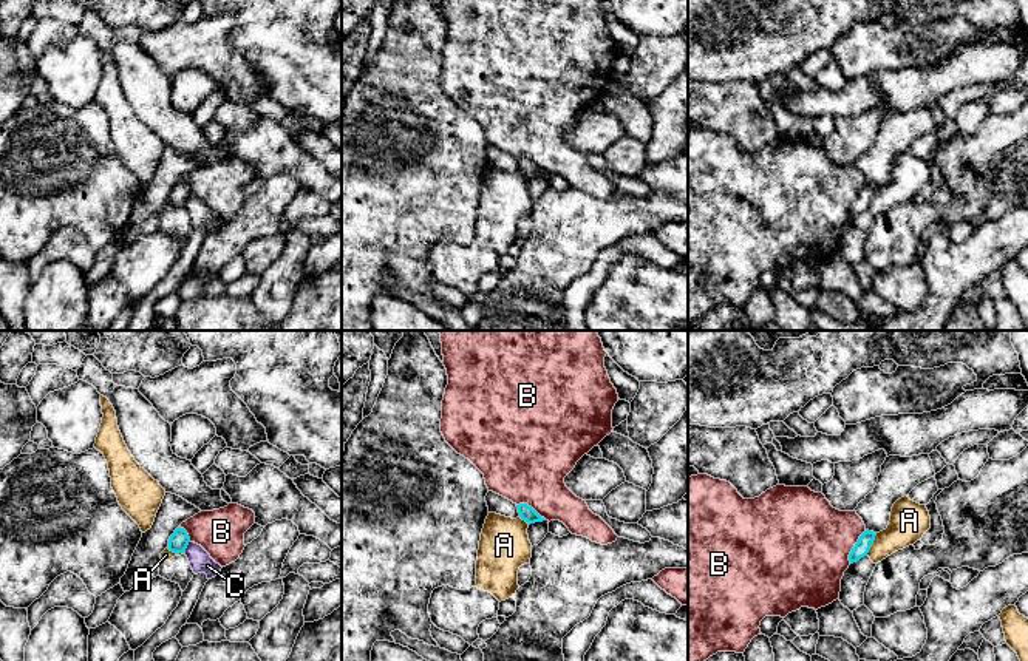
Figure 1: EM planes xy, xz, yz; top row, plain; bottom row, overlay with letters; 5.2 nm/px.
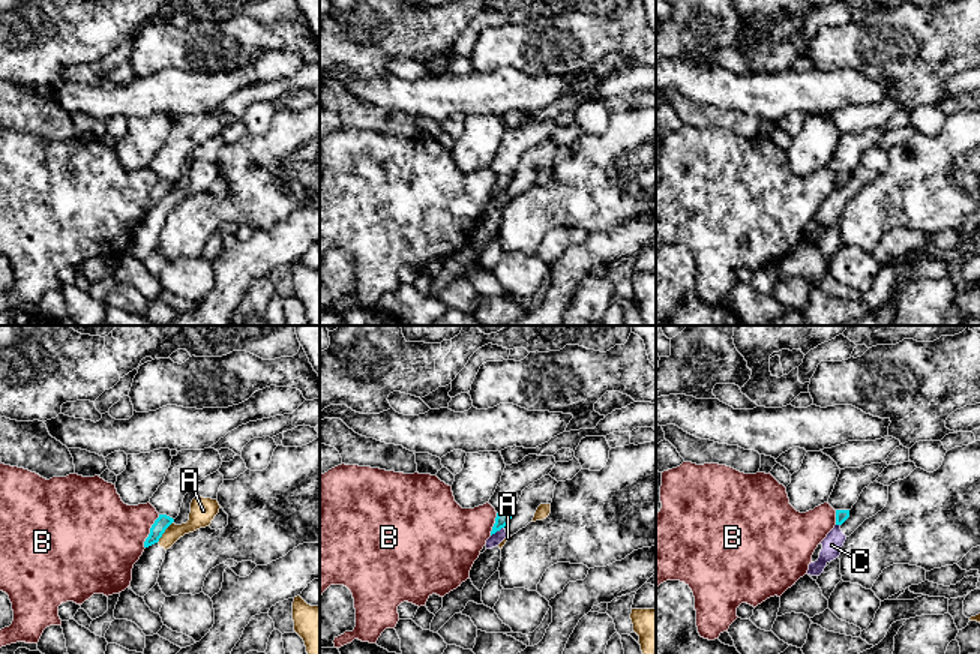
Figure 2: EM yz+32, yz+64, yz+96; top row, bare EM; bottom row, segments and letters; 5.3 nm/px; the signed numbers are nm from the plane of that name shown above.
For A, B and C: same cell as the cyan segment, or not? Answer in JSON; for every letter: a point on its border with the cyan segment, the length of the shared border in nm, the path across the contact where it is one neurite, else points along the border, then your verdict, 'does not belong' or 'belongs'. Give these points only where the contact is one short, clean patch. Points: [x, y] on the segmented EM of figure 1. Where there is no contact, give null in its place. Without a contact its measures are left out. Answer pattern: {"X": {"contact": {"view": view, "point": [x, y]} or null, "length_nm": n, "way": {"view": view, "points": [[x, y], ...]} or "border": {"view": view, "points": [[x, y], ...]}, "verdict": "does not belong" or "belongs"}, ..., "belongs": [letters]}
{"A": {"contact": {"view": "yz", "point": [872, 542]}, "length_nm": 130, "verdict": "does not belong"}, "B": {"contact": {"view": "yz", "point": [854, 547]}, "length_nm": 200, "verdict": "does not belong"}, "C": {"contact": {"view": "xy", "point": [187, 544]}, "length_nm": 60, "border": {"view": "xy", "points": [[189, 541], [184, 550]]}, "verdict": "does not belong"}, "belongs": []}

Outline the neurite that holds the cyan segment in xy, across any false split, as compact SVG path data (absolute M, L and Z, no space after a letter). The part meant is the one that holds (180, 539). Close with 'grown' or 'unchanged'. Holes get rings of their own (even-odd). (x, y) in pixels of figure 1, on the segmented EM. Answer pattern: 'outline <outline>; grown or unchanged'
outline M176 528L175 533L168 539L168 550L179 554L184 553L187 545L190 542L190 537L184 528Z; unchanged

